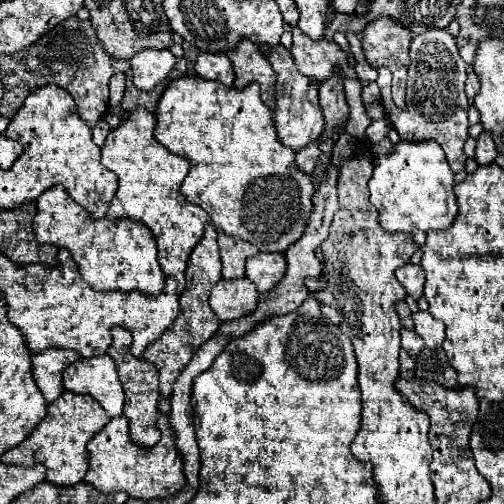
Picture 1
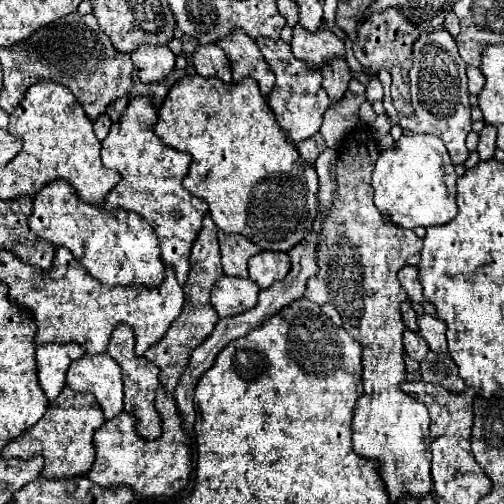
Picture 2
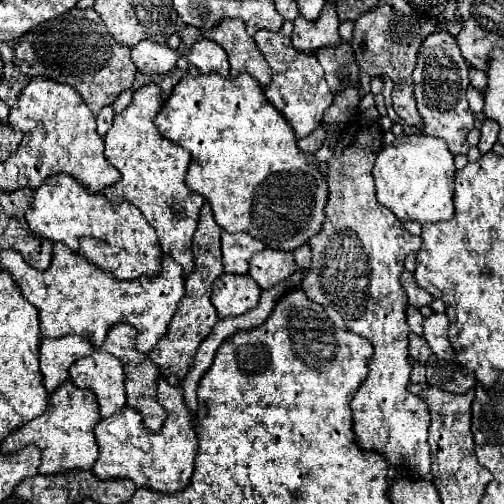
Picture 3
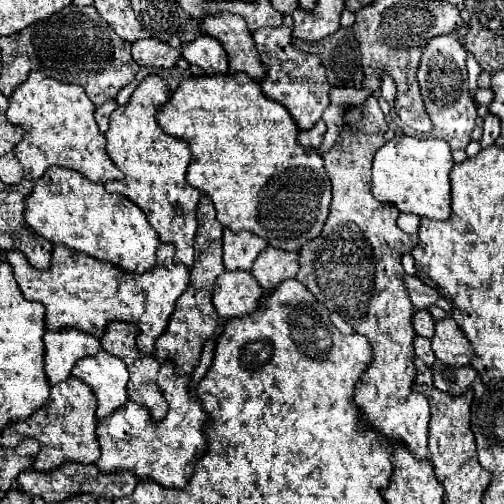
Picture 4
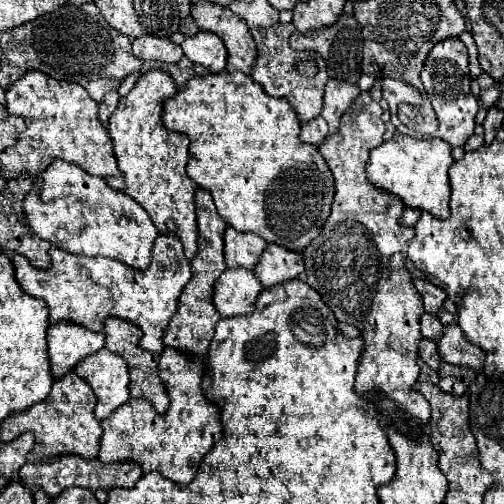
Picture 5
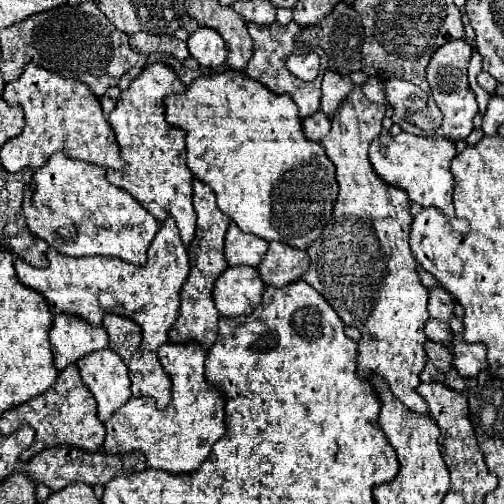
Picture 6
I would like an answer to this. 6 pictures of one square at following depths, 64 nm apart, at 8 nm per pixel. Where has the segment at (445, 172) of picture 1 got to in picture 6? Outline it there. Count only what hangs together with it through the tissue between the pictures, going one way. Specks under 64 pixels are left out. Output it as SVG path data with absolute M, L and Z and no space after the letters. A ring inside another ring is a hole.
M400 132L398 136L380 136L370 144L368 160L372 170L382 176L386 184L392 184L404 190L412 204L420 204L422 208L438 208L448 218L452 212L452 194L454 194L454 178L450 174L450 162L456 156L456 148L450 140L440 136L414 136Z

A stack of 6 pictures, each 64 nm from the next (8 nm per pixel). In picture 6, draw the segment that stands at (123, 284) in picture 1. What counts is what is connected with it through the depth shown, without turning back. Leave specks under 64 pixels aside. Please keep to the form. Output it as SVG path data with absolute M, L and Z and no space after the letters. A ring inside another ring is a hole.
M56 152L46 166L38 168L32 176L36 184L34 192L34 202L32 206L36 208L36 216L26 216L28 228L48 242L52 248L66 256L114 256L130 264L146 264L146 252L160 230L160 224L154 220L152 214L148 214L128 192L112 186L106 180L106 170L98 168L94 164L82 162L82 160L72 160L66 158L64 152Z

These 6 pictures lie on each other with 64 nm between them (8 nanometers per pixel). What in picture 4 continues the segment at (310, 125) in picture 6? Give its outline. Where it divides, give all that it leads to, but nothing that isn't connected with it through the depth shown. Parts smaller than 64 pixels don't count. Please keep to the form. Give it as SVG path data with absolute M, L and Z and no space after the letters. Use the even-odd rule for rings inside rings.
M320 120L312 130L306 130L306 132L298 134L298 144L306 146L306 148L318 148L322 144L324 132L326 132L326 124Z

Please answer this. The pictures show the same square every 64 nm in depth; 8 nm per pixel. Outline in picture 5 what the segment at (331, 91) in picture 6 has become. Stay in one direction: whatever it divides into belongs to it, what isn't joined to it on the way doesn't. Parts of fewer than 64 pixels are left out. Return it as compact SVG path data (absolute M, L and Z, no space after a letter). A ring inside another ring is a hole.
M328 80L324 92L324 108L322 108L322 116L330 128L328 136L332 136L332 132L338 132L340 116L352 106L352 100L356 100L358 94L360 94L358 86L352 86L342 80Z

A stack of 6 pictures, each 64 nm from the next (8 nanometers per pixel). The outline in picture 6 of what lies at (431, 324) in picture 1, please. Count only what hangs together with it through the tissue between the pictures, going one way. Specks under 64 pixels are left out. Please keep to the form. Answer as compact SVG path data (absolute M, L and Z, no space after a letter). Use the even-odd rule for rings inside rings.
M460 334L452 336L450 344L450 354L452 354L452 364L458 370L460 376L476 376L478 372L486 370L486 346L484 344L468 344L462 340Z

